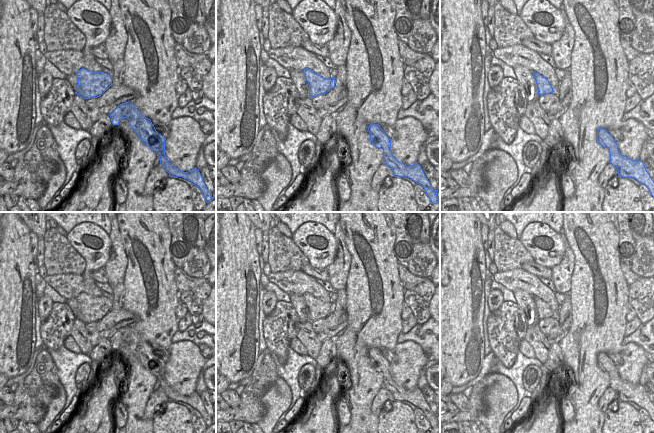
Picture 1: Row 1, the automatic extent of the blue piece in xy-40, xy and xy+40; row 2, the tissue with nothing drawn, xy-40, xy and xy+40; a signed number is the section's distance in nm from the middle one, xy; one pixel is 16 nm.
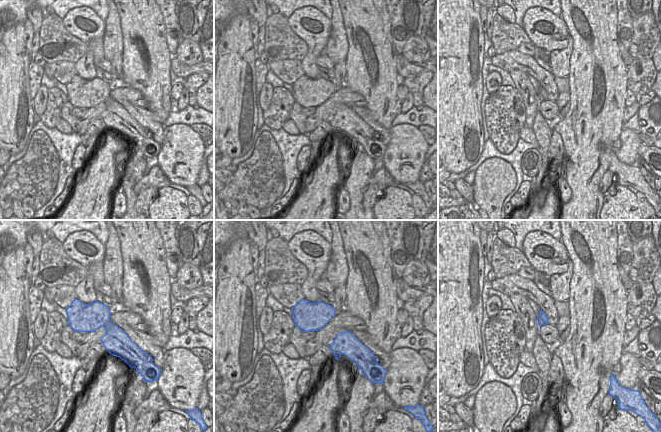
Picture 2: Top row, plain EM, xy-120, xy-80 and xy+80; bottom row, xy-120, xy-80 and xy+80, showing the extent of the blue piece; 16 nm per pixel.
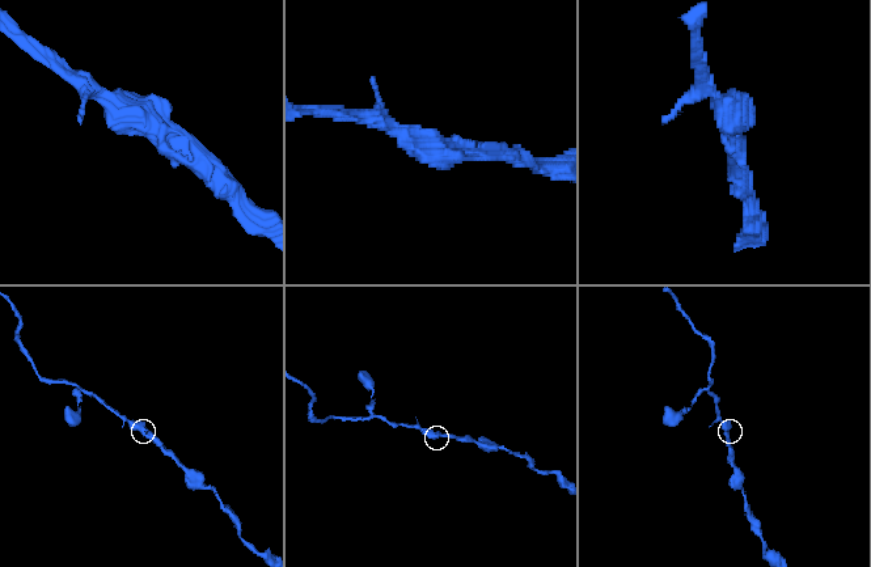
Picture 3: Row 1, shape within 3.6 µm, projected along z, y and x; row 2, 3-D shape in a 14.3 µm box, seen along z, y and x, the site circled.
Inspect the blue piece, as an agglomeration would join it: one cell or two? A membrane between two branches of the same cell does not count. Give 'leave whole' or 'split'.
leave whole

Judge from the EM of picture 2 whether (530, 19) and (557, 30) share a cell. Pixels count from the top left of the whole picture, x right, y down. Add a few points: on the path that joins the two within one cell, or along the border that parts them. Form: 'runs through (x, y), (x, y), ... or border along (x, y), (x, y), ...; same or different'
runs through (537, 19), (545, 19), (553, 23); same

